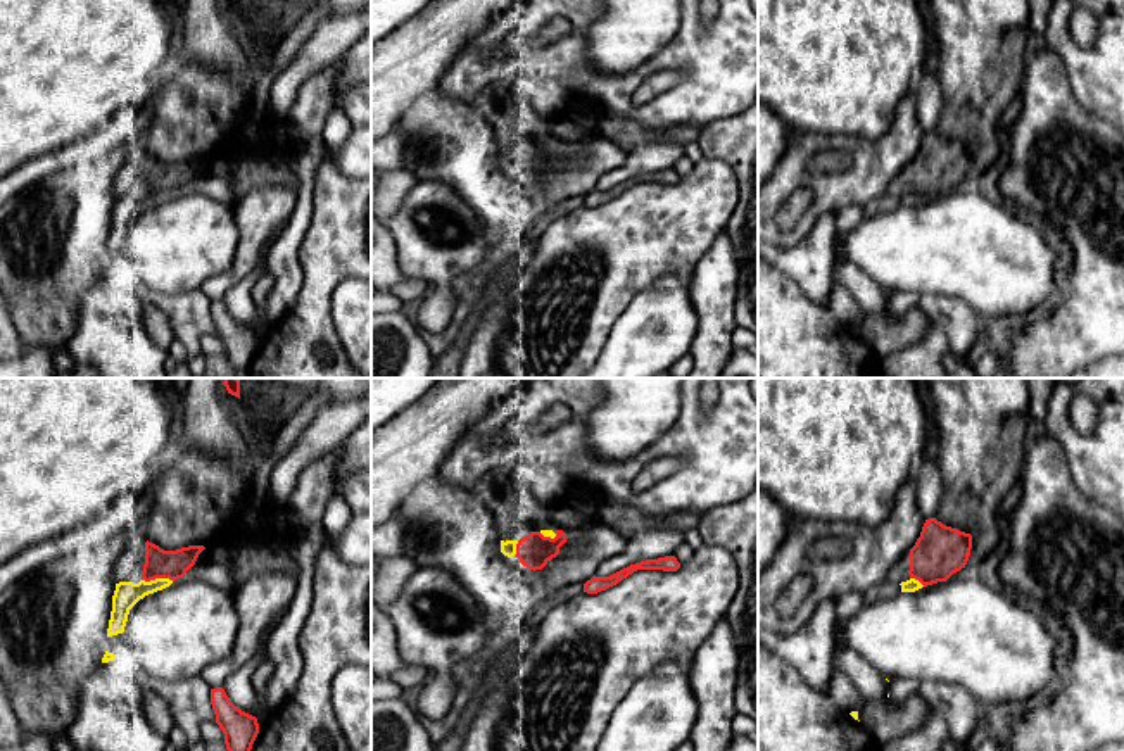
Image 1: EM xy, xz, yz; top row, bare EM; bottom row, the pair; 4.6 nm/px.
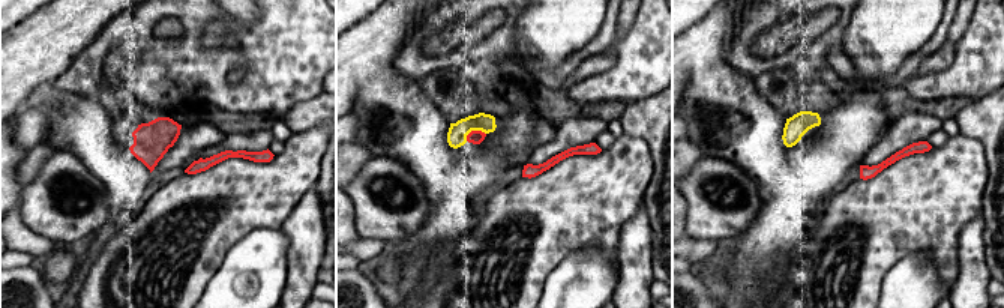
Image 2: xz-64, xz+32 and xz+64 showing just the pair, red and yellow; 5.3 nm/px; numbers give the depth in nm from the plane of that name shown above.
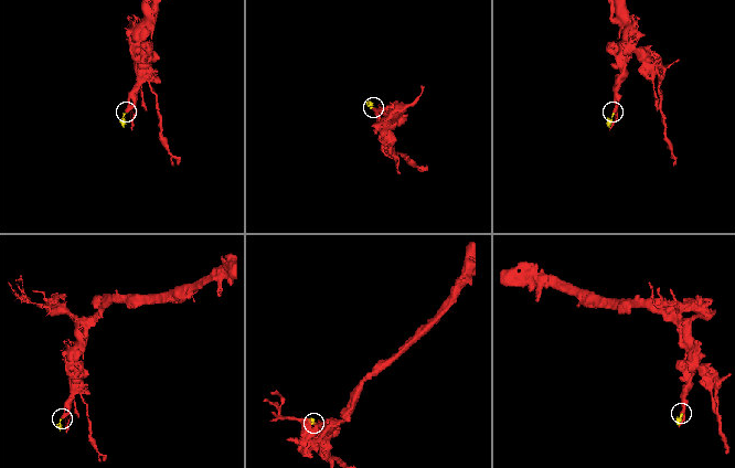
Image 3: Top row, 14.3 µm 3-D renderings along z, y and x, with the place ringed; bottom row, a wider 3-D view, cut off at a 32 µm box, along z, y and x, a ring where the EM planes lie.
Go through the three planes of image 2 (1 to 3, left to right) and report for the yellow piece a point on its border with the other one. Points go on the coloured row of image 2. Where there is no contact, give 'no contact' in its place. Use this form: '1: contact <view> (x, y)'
1: no contact
2: contact xz+32 (473, 131)
3: no contact

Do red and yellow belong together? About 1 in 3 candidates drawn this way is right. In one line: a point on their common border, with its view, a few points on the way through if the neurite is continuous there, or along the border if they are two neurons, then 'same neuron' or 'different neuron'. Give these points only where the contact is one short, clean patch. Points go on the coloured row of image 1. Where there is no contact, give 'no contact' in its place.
meets red in xy at (157, 577); same neuron

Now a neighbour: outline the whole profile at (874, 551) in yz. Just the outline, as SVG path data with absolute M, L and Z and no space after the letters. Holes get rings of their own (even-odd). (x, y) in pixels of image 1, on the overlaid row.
M912 475L884 523L874 528L862 523L839 527L851 542L849 587L863 592L882 582L896 561L915 546L924 523Z

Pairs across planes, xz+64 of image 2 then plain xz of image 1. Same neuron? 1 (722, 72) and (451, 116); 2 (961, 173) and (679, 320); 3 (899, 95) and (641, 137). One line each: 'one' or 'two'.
1: one
2: two
3: one

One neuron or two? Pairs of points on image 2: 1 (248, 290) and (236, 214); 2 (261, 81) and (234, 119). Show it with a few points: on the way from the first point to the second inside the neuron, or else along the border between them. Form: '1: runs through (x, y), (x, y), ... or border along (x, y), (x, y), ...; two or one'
1: border along (273, 227), (255, 227), (242, 236), (219, 268); two
2: border along (204, 108), (275, 113); two

